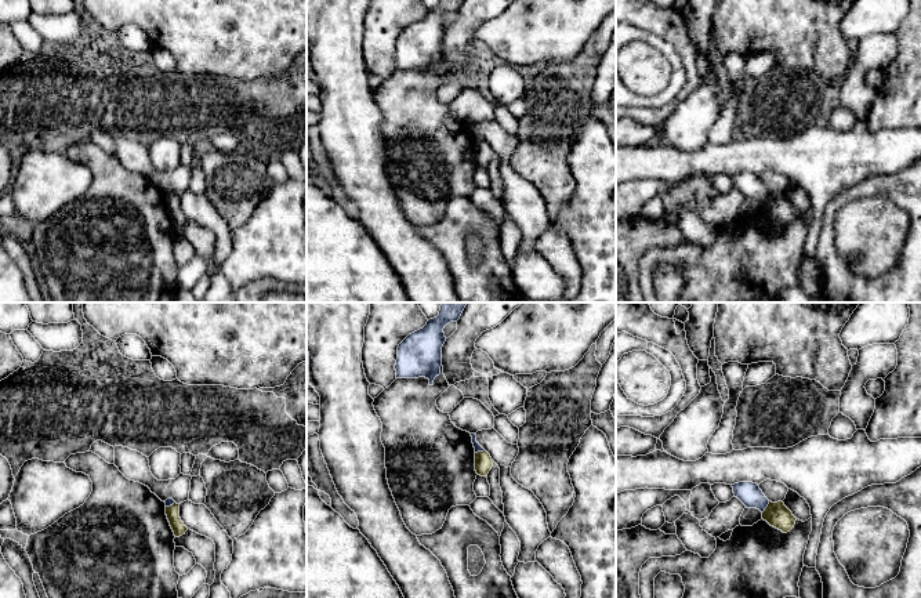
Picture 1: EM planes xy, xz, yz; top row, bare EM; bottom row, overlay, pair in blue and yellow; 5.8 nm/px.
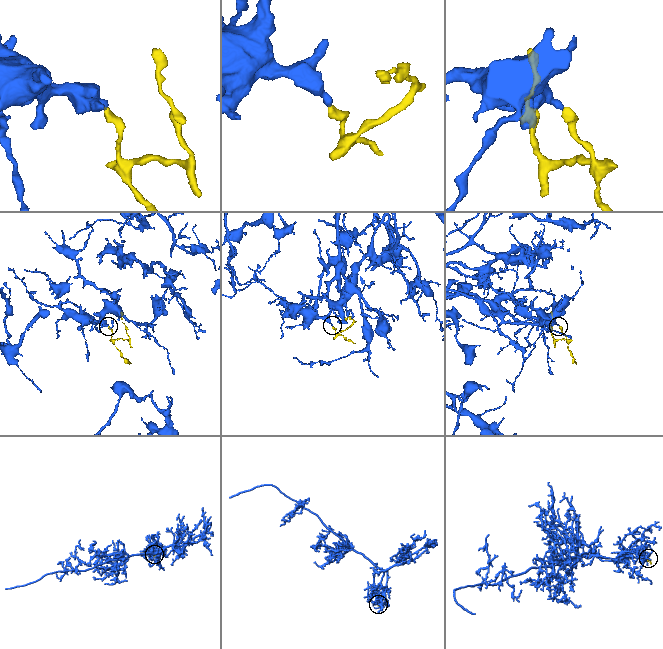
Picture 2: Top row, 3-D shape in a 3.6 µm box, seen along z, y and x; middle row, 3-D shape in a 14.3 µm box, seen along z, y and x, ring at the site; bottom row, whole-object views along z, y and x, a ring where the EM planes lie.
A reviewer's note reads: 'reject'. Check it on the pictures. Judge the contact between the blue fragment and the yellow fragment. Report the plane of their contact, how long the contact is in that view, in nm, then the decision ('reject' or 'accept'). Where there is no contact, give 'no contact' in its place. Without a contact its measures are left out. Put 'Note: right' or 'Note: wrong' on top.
Note: right
contact in yz; length 80 nm; reject

